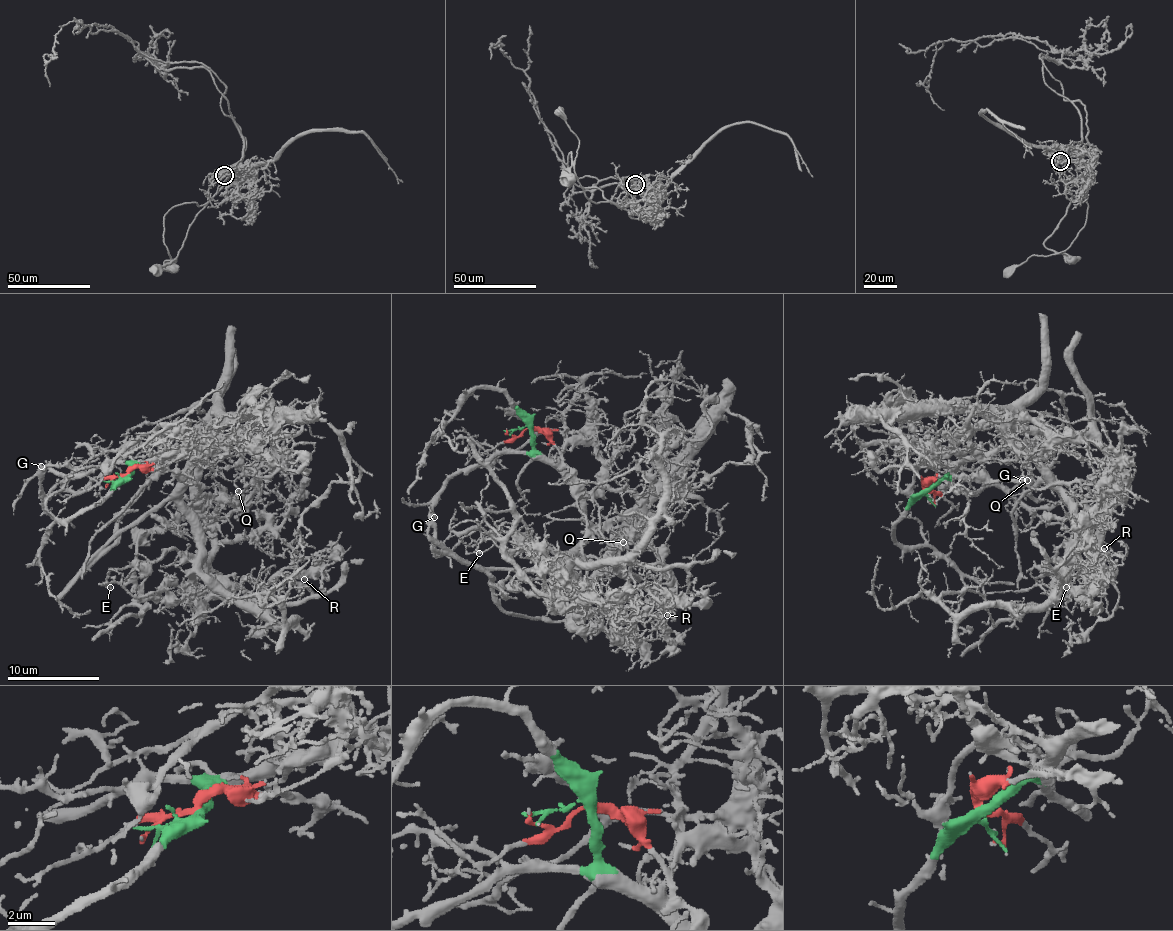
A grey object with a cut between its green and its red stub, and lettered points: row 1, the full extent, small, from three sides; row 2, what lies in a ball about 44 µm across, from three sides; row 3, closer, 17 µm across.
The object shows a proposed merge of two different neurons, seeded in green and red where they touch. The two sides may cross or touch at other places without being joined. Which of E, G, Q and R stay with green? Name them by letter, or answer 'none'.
G

